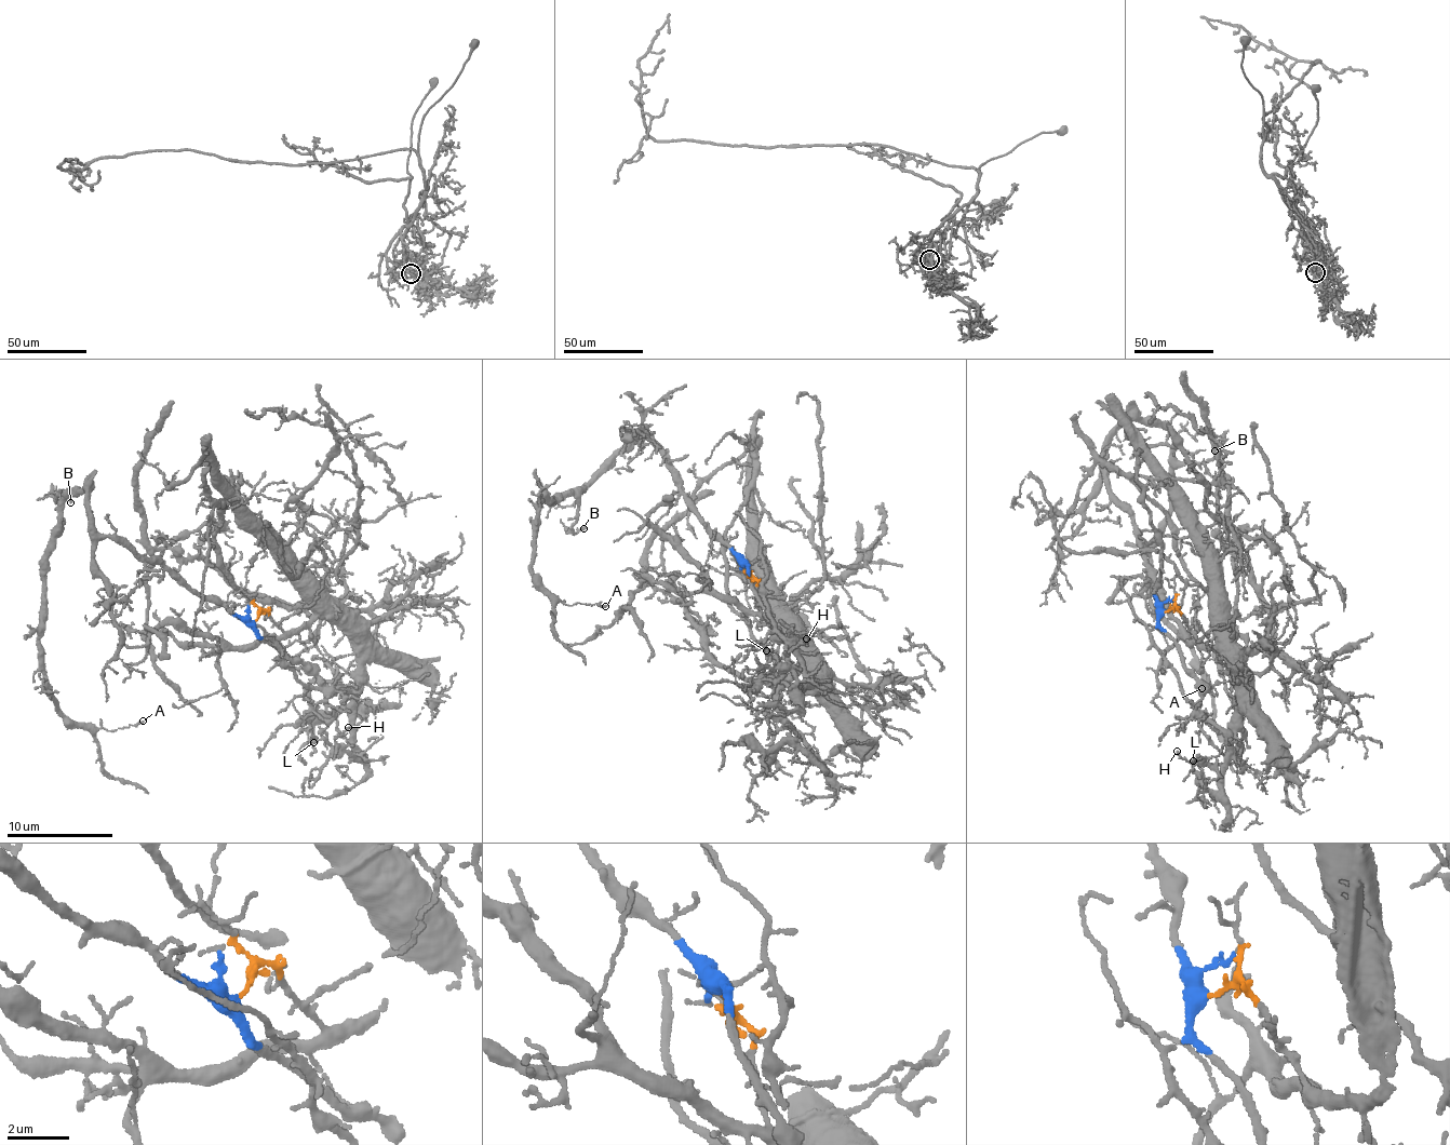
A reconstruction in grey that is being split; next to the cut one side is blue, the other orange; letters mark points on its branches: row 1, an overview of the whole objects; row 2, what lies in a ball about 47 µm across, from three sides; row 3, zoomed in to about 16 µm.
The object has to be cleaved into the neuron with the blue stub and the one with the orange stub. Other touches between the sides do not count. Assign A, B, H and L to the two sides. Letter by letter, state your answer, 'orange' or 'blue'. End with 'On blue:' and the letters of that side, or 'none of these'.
A: blue
B: blue
H: orange
L: orange
On blue: A, B

